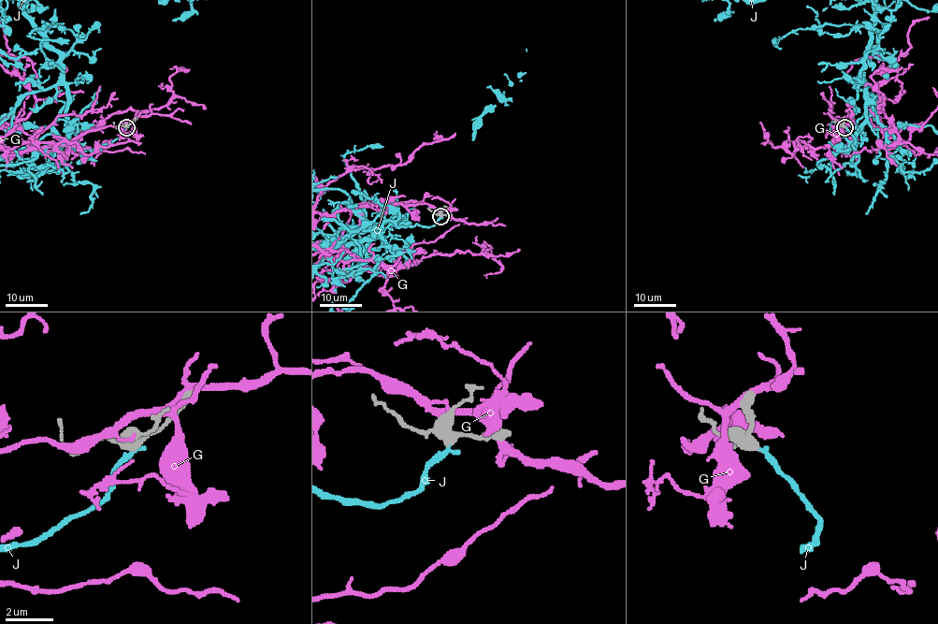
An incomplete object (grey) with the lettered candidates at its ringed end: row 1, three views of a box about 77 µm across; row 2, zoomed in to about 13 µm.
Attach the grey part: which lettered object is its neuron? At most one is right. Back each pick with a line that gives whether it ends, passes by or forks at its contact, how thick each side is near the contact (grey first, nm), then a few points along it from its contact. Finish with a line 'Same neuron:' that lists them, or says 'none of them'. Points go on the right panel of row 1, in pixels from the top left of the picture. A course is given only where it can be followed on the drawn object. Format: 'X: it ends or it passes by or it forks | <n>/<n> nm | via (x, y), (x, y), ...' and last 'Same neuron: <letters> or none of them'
J: it ends | 300/240 nm
Same neuron: J

